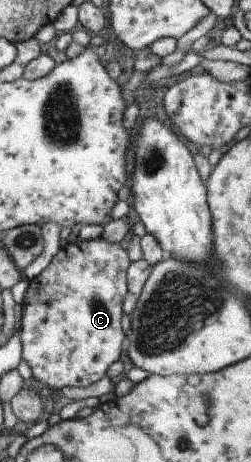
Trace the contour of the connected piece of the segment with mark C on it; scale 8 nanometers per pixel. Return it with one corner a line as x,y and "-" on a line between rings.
102,236
93,240
78,240
76,243
69,243
65,248
59,250
58,255
54,257
52,263
48,267
35,277
29,280
29,288
26,299
22,306
22,318
21,318
21,340
22,340
22,353
23,359
27,362
32,371
32,375
39,383
44,383
49,386
50,389
64,389
64,387
86,387
86,385
92,385
96,381
100,381
112,363
121,360
123,356
122,349
124,349
124,331
122,331
122,314
123,303
127,298
129,292
128,274
131,268
132,262
128,257
128,251
126,245
118,242
108,241

